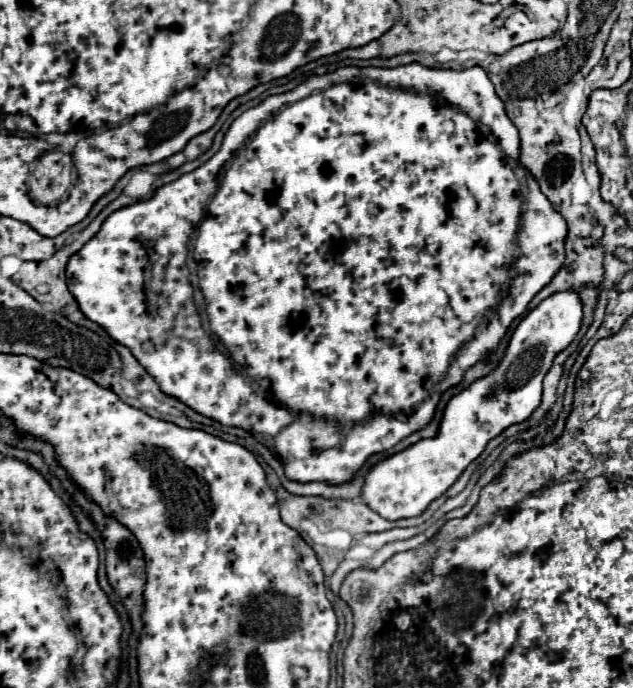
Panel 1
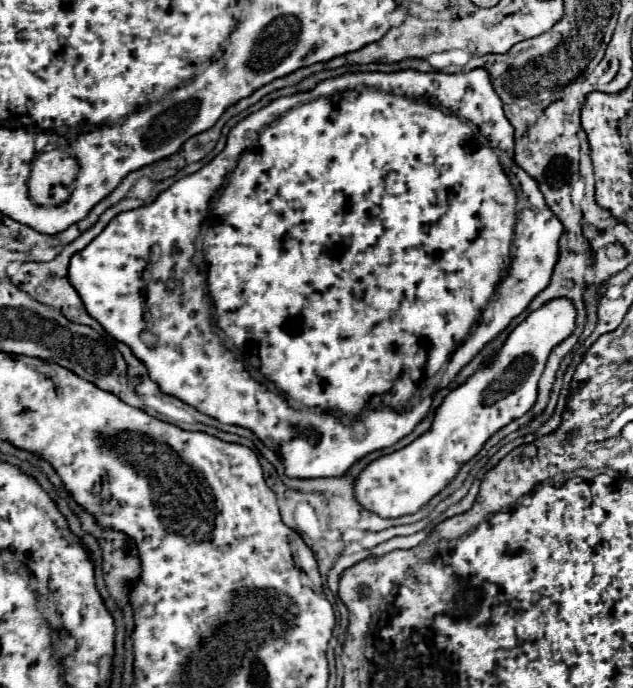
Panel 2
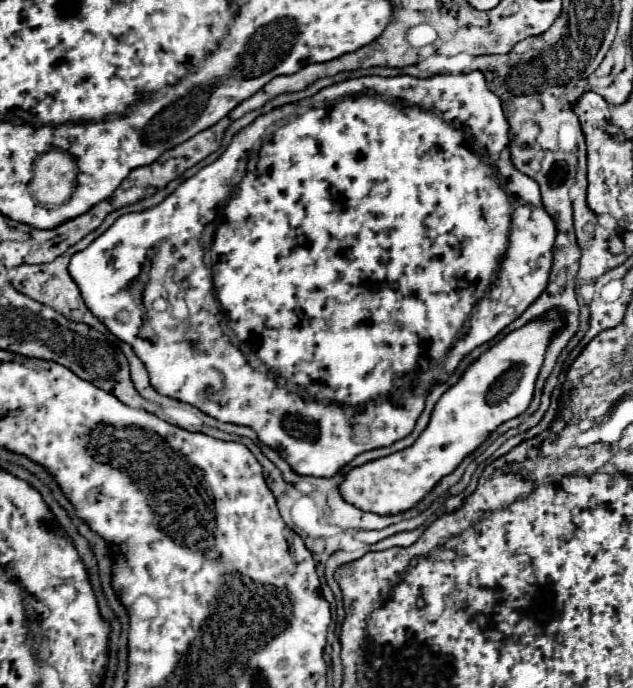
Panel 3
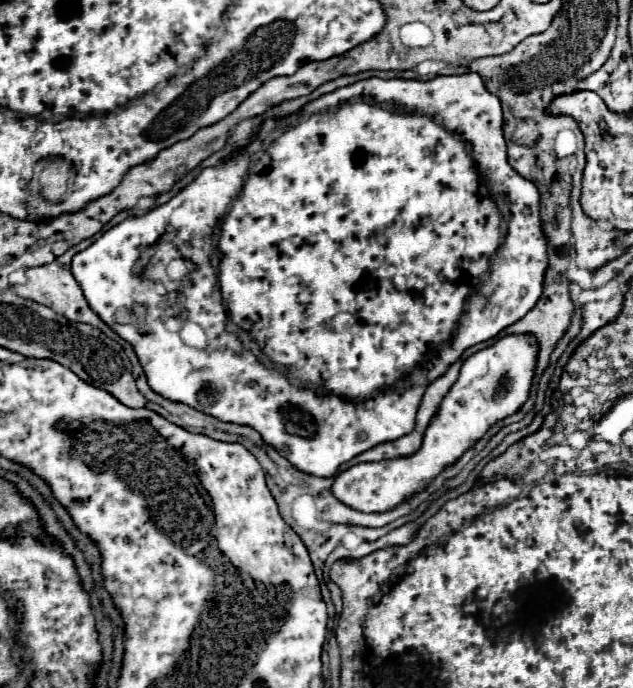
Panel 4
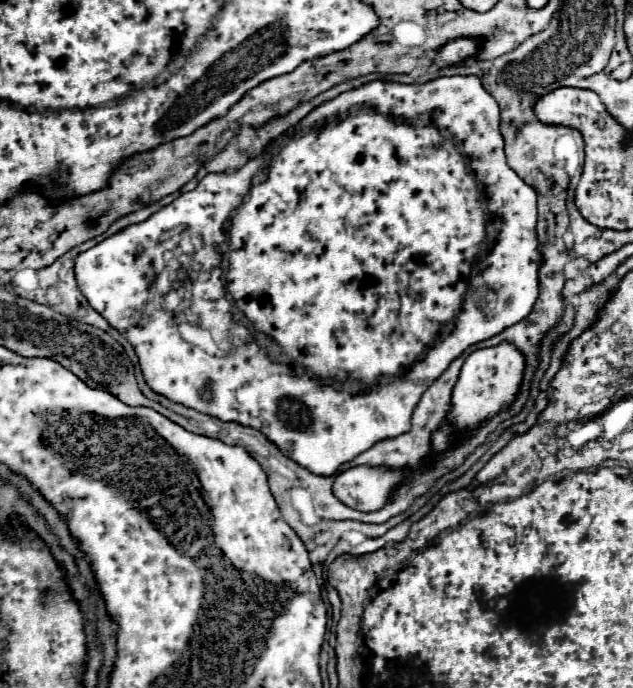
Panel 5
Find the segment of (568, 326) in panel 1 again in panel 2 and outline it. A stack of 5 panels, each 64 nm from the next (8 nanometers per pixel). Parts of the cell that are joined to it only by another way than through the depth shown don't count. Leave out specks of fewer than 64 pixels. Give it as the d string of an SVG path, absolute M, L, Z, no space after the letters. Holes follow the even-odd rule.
M552 298L538 310L530 312L526 316L526 320L522 320L512 330L512 334L508 336L508 340L504 342L502 350L496 354L492 364L480 366L476 370L476 374L472 374L462 386L458 386L444 398L442 406L436 410L430 432L422 434L420 438L416 438L412 444L408 444L406 448L402 448L398 452L380 456L378 460L374 460L372 464L368 464L364 468L364 472L356 480L356 488L354 488L356 500L366 510L370 510L382 518L400 518L400 516L418 512L424 504L428 504L438 492L442 492L454 480L458 470L482 450L484 442L492 434L496 434L500 428L504 428L512 420L524 416L534 406L534 402L538 398L538 380L544 372L544 366L546 366L546 360L548 360L552 348L558 346L560 342L564 342L574 332L574 328L576 328L576 306L568 298Z

